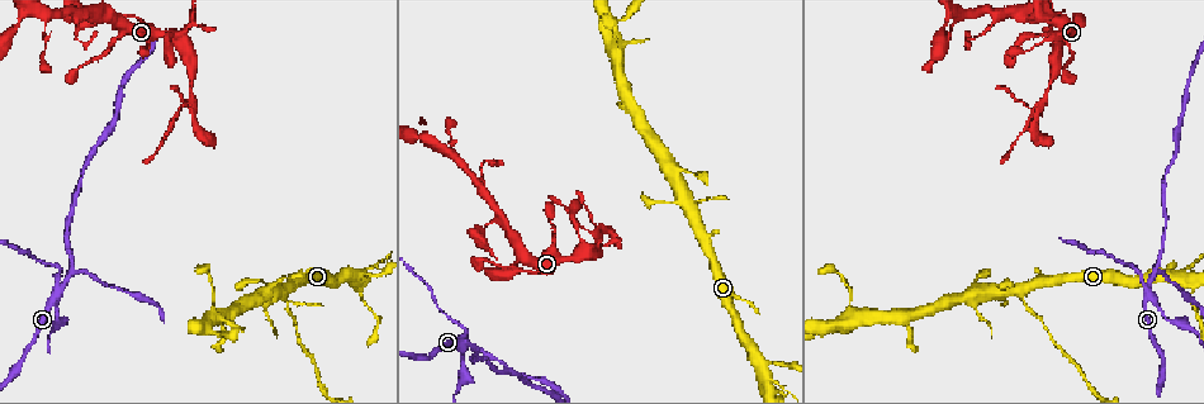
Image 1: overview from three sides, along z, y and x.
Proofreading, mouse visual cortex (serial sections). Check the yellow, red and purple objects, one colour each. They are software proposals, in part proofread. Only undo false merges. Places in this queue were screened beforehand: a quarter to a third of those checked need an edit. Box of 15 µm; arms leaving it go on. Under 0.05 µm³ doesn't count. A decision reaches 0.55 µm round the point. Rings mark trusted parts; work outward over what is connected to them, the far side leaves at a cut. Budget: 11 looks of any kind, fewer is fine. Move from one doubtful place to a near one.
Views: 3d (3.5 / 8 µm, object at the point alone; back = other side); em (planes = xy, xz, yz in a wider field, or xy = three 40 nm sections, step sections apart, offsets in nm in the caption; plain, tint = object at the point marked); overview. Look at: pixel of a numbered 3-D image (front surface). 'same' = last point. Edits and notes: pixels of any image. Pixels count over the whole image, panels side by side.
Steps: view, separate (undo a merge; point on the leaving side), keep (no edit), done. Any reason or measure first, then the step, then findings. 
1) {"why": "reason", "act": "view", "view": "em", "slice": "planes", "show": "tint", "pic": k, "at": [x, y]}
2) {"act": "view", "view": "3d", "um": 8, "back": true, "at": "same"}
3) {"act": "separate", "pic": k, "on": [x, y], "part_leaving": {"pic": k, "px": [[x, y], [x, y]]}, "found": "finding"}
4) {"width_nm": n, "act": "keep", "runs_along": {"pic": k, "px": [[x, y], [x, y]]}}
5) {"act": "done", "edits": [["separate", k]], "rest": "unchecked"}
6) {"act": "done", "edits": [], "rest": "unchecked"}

{"why": "sudden change in width", "act": "view", "view": "3d", "um": 3.5, "pic": 1, "at": [596, 247]}

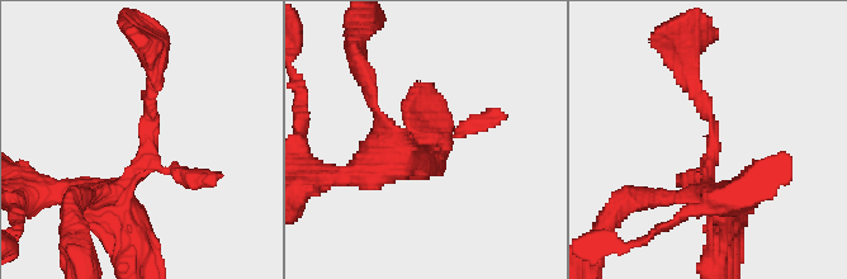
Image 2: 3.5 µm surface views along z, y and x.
{"why": "now the EM", "act": "view", "view": "em", "slice": "xy", "step": 5, "show": "tint", "pic": 2, "at": [431, 145]}

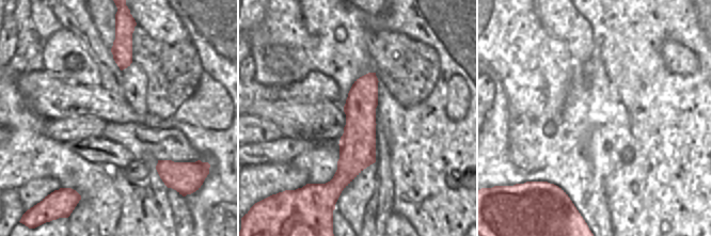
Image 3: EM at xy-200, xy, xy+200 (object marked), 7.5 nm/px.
{"act": "keep", "runs_along": {"pic": 2, "px": [[90, 197], [145, 157], [156, 88]]}, "found": "one cell here"}

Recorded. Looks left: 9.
{"why": "three arms meet", "act": "view", "view": "3d", "um": 3.5, "back": true, "pic": 1, "at": [595, 237]}

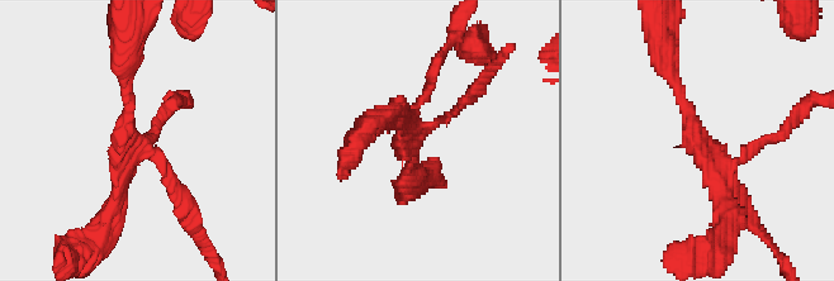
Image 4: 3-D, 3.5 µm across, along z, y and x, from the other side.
{"act": "view", "view": "em", "slice": "xy", "step": 5, "show": "plain", "pic": 4, "at": [415, 146]}

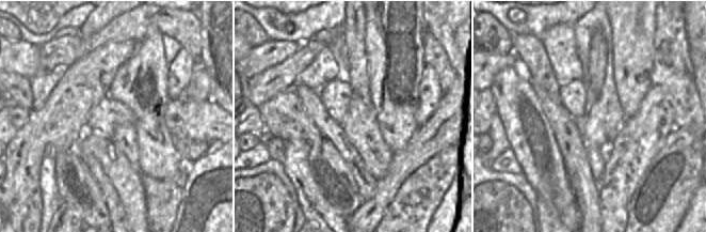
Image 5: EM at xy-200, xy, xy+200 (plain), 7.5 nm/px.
{"why": "where the object lies", "act": "view", "view": "em", "slice": "xy", "step": 5, "show": "tint", "at": "same"}

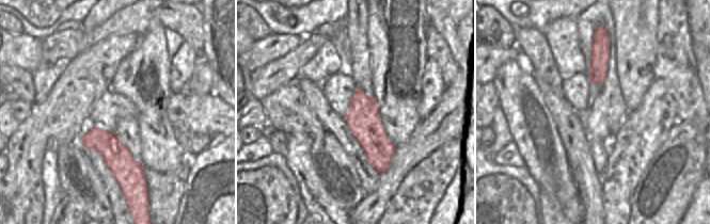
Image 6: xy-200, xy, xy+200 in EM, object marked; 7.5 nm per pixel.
{"act": "keep", "runs_along": {"pic": 4, "px": [[664, 55], [723, 203]]}, "found": "all the same cell"}

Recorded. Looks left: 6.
{"why": "sudden change in width", "act": "view", "view": "3d", "um": 8, "pic": 1, "at": [1039, 13]}

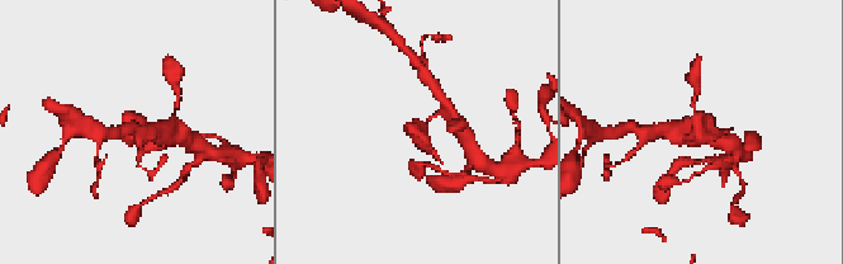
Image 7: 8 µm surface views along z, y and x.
{"why": "closer look", "act": "view", "view": "3d", "um": 3.5, "pic": 7, "at": [701, 135]}

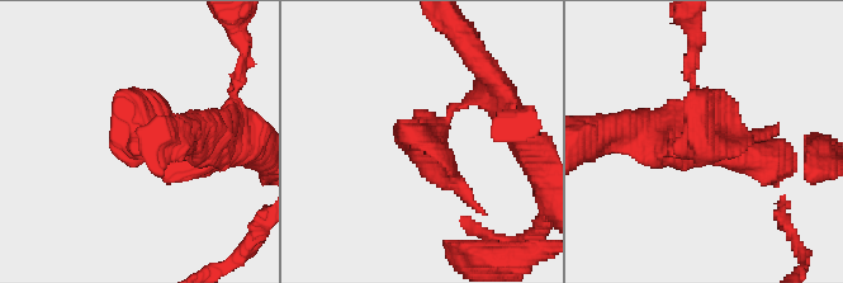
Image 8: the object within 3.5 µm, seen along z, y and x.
{"act": "view", "view": "em", "slice": "xy", "step": 2, "show": "tint", "pic": 8, "at": [434, 136]}

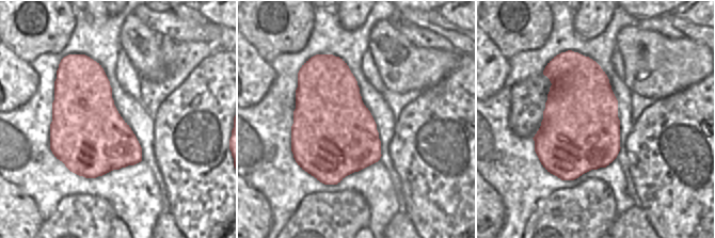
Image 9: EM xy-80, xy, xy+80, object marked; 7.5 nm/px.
{"act": "keep", "runs_along": {"pic": 8, "px": [[495, 98], [470, 98], [420, 137], [436, 163]]}, "found": "all the same cell"}

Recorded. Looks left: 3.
{"why": "thick turns thin", "act": "view", "view": "3d", "um": 3.5, "pic": 1, "at": [1066, 38]}

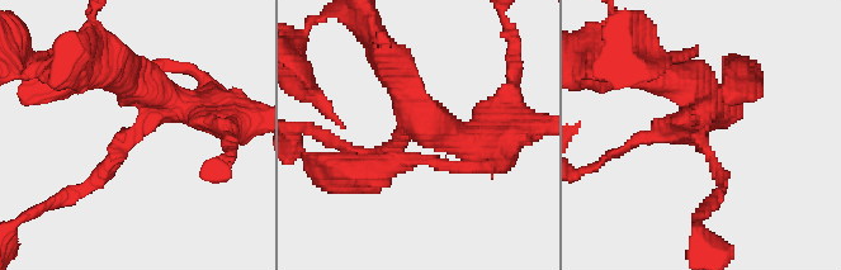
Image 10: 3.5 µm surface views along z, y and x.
{"arm_widths_nm": [150, 450], "act": "view", "view": "em", "slice": "xy", "step": 3, "show": "tint", "pic": 10, "at": [698, 134]}

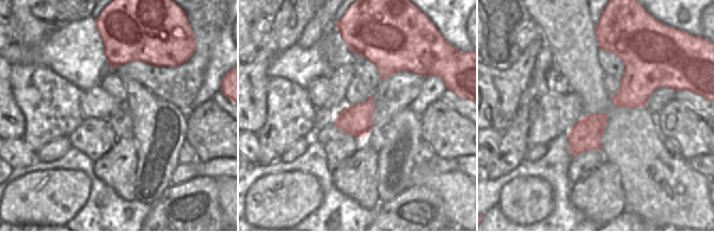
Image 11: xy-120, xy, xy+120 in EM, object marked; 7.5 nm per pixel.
{"act": "keep", "runs_along": {"pic": 10, "px": [[193, 108], [162, 96], [72, 190]]}, "found": "one cell here"}

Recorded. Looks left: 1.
{"act": "done", "edits": [], "rest": "unchecked"}

